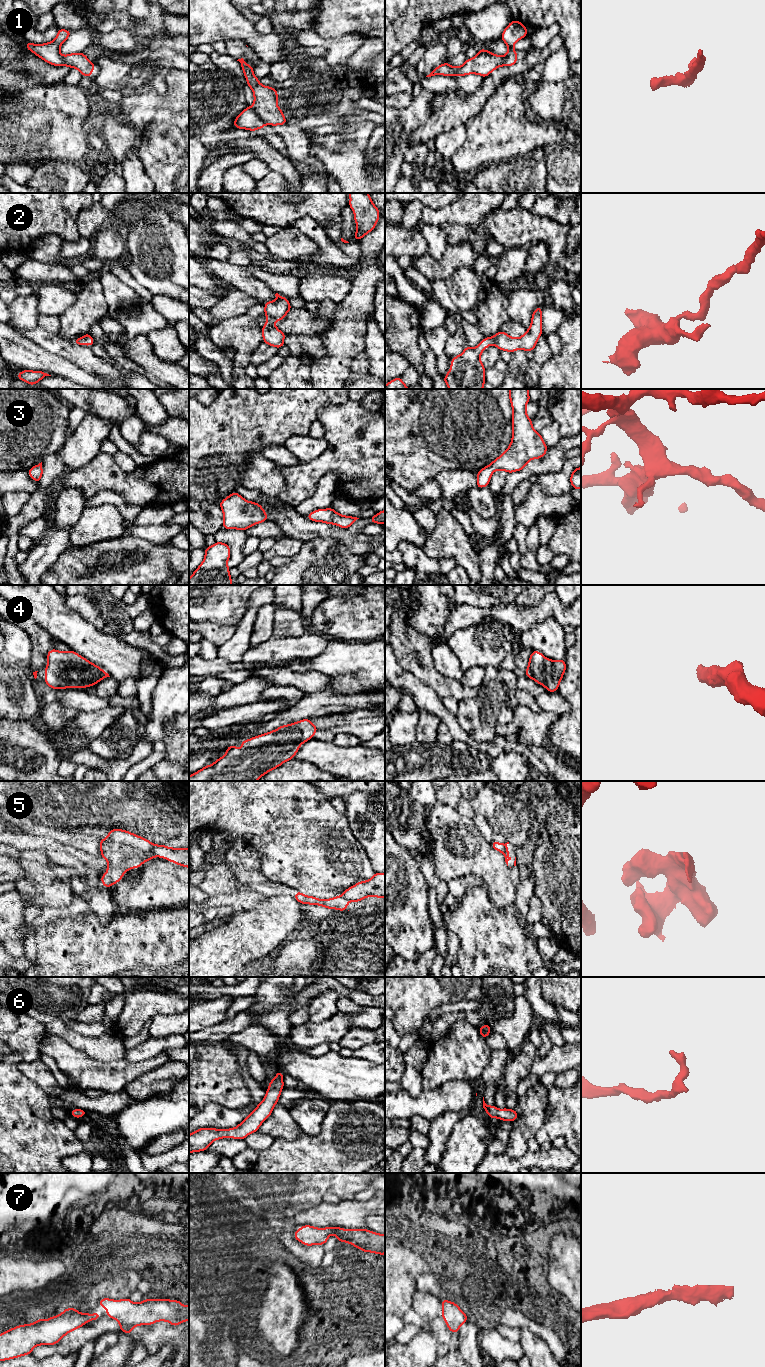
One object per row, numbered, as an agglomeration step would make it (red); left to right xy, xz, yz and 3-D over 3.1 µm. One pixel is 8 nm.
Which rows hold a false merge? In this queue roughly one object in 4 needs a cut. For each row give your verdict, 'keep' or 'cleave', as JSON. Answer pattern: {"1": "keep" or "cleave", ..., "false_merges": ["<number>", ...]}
{"1": "cleave", "2": "keep", "3": "keep", "4": "keep", "5": "cleave", "6": "keep", "7": "keep", "false_merges": ["1", "5"]}

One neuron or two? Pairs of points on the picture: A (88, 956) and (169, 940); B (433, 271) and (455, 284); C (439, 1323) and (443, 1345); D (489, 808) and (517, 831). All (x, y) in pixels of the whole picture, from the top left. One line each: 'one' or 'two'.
A: one
B: two
C: one
D: one

